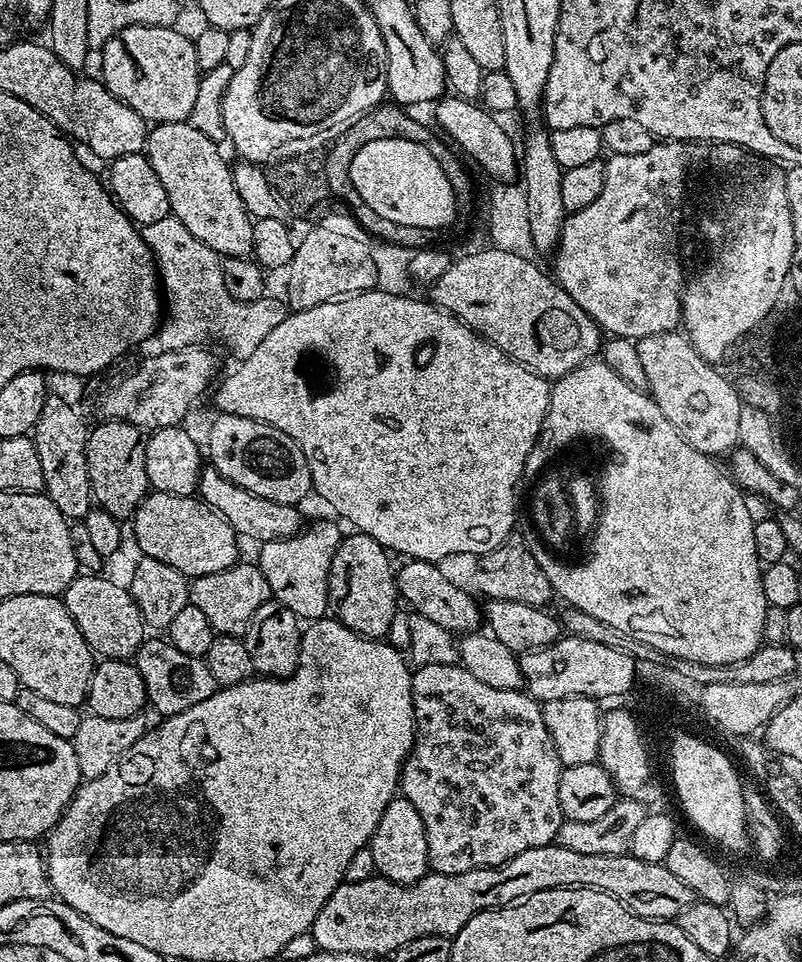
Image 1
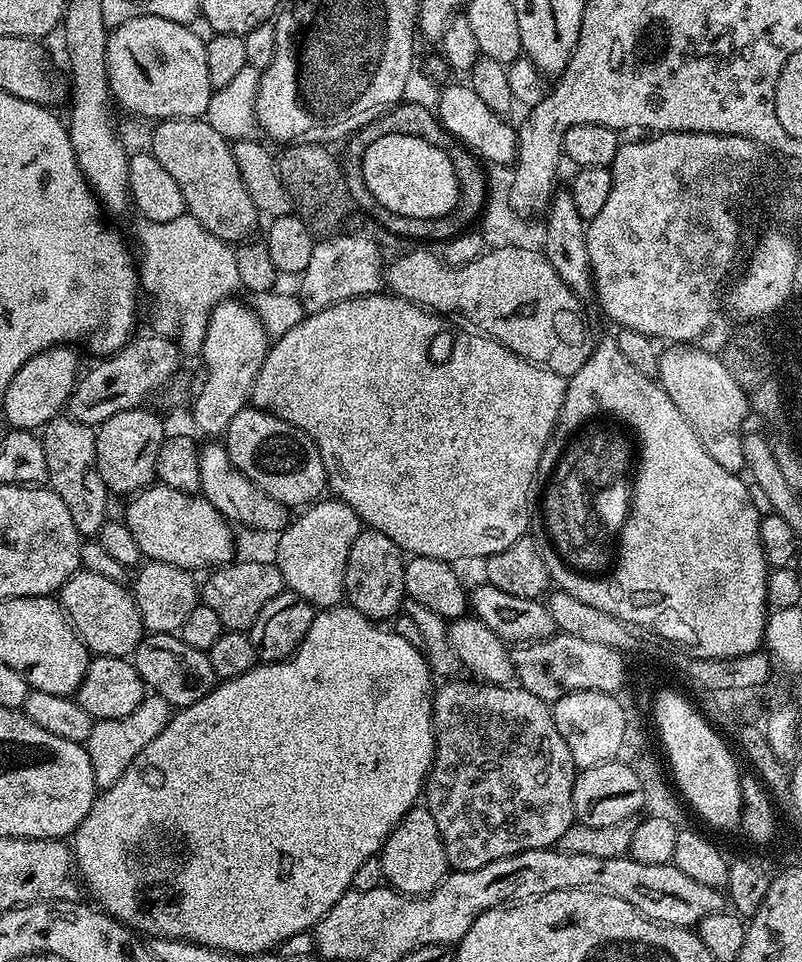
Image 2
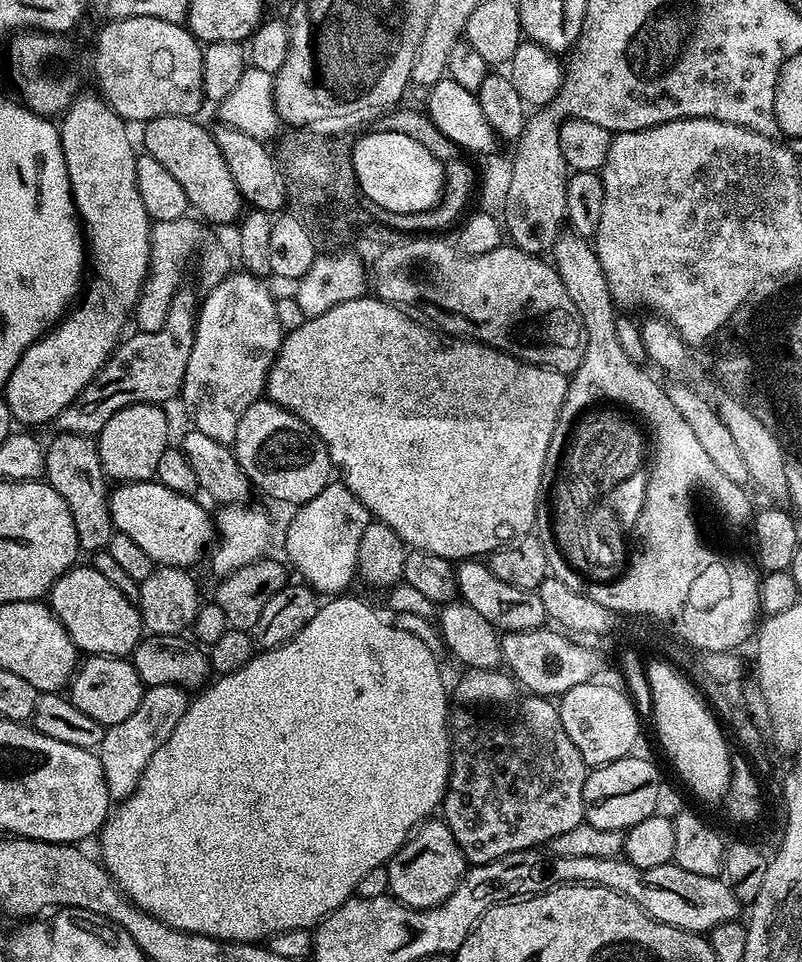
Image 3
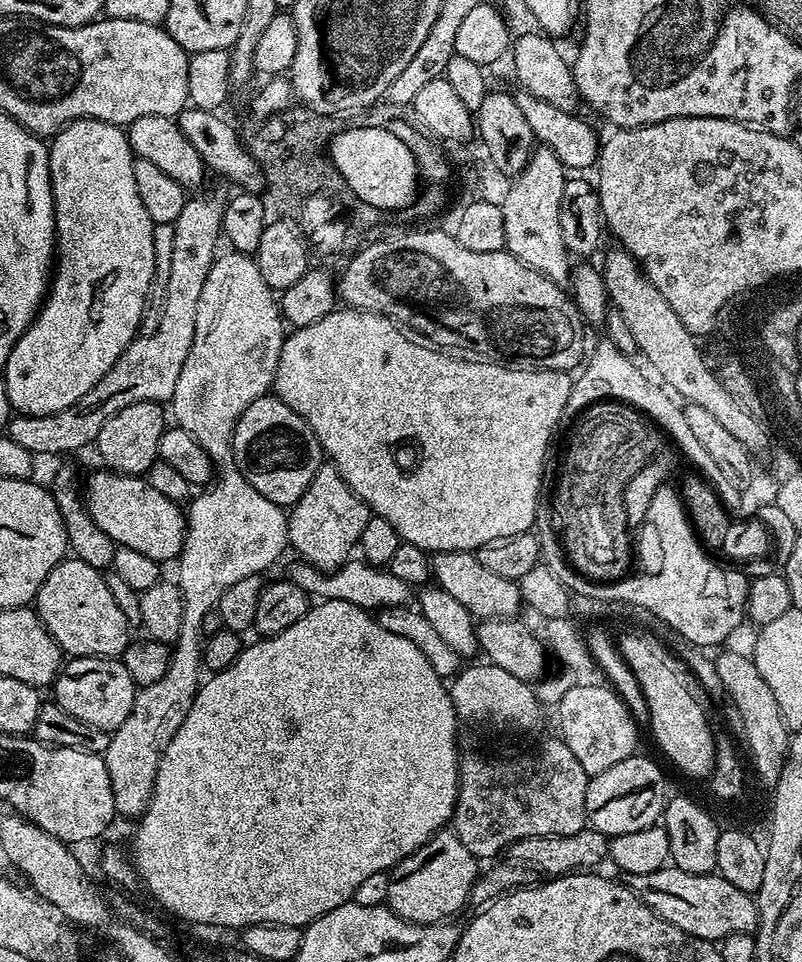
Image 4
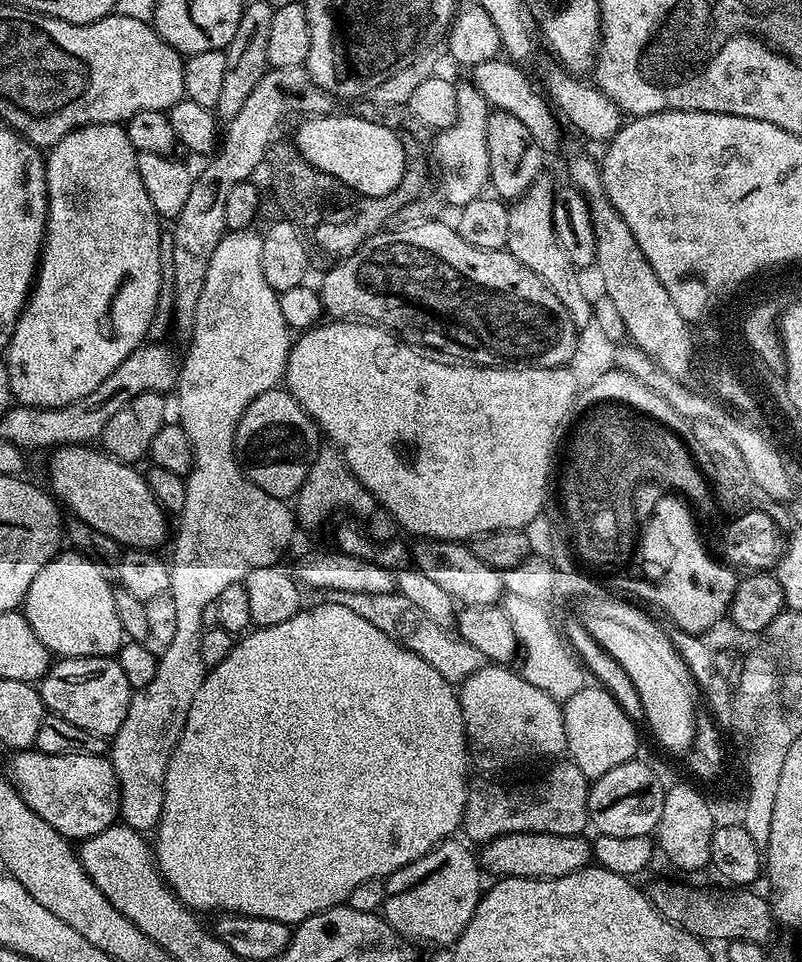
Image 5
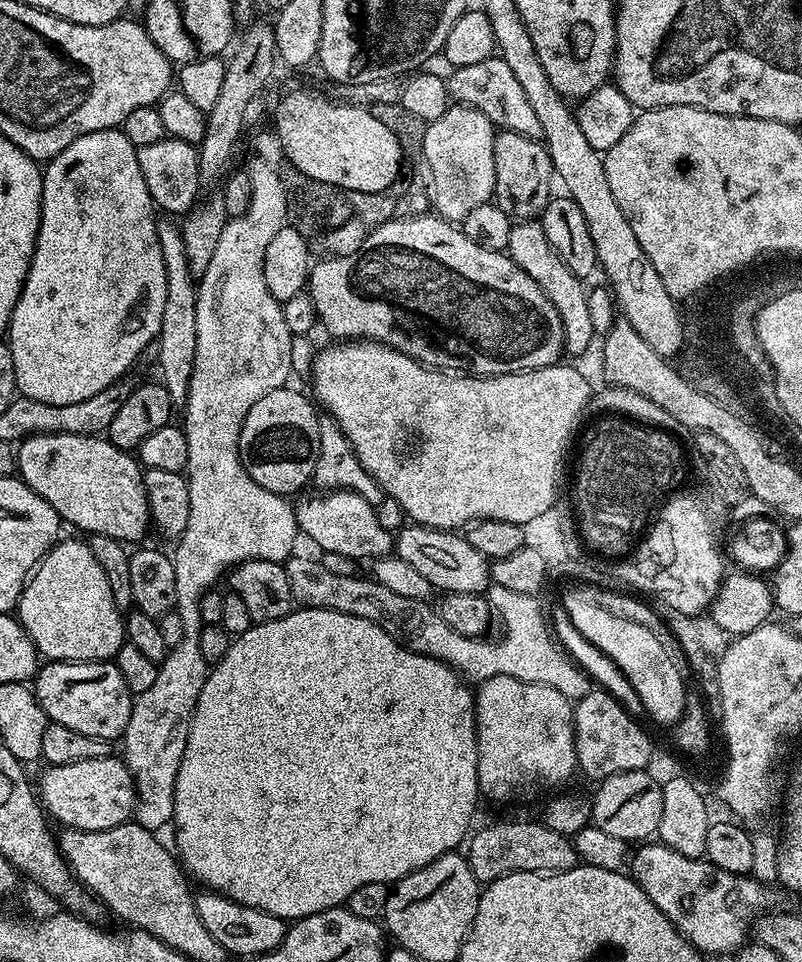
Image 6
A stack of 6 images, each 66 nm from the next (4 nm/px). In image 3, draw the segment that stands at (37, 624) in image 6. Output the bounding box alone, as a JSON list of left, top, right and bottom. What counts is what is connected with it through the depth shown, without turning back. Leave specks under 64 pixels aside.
[46,567,142,657]

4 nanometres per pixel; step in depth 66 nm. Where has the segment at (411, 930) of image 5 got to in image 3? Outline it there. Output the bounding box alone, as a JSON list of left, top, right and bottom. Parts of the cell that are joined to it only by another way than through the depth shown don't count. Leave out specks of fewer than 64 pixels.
[386,818,466,908]

